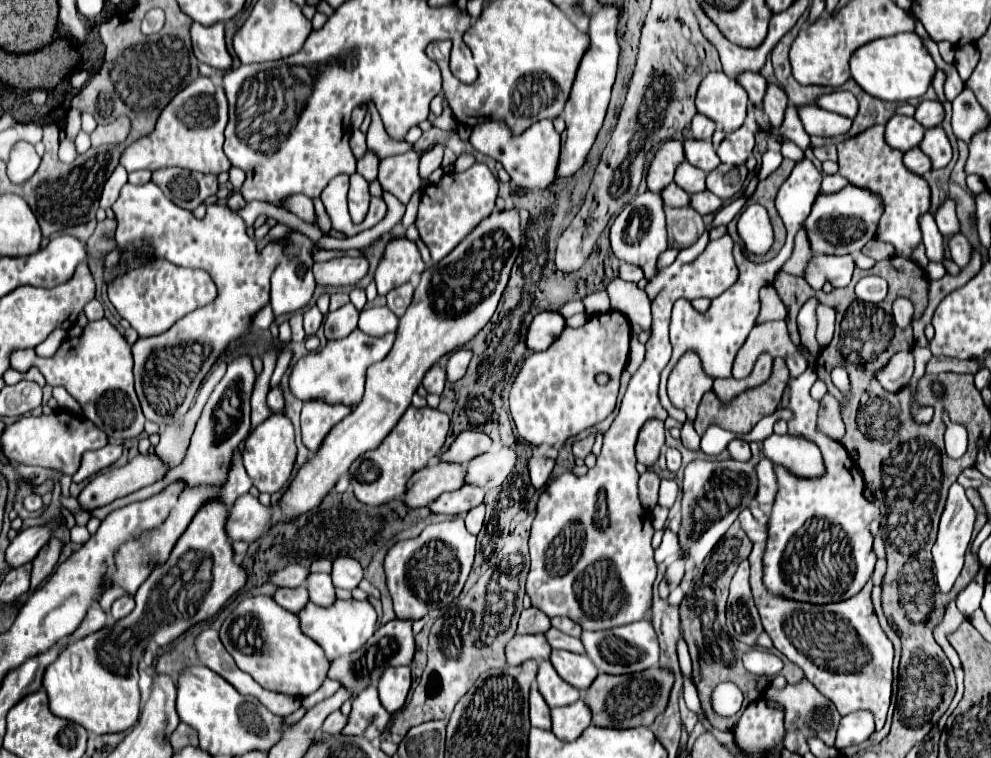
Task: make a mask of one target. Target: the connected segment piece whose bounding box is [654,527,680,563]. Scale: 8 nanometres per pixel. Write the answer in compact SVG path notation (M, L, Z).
M666 527L666 529L664 529L664 539L662 539L662 543L660 543L660 547L654 551L654 559L656 559L656 563L664 563L666 559L674 557L678 551L680 551L678 535L674 535L674 533Z

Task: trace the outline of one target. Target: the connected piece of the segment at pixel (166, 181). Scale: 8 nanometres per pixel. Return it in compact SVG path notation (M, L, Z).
M180 167L154 171L152 183L156 183L170 201L188 211L194 211L206 197L216 195L218 191L216 175L204 175Z

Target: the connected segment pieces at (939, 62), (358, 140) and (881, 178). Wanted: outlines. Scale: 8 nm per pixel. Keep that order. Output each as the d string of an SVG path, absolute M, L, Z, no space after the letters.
M922 40L924 46L930 51L938 69L946 73L946 81L944 81L944 93L946 93L946 99L952 101L956 95L960 95L960 91L964 89L964 81L960 79L958 71L956 71L956 65L954 63L946 63L940 56L937 44L932 40Z
M360 129L352 133L352 137L350 137L350 147L352 147L352 153L356 155L356 159L360 159L362 153L368 149L368 147L366 147L366 135L364 135Z
M876 125L866 129L854 139L848 139L838 145L838 165L840 175L846 177L852 185L868 187L874 193L880 193L884 199L884 215L880 219L876 239L892 243L896 255L912 257L916 245L922 243L920 239L920 215L930 211L930 185L924 177L908 171L904 167L900 151L888 147L884 141L884 127Z

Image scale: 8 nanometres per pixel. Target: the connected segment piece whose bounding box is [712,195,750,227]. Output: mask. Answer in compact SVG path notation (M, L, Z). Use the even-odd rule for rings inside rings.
M740 195L740 197L736 197L732 203L724 205L724 207L716 213L712 225L714 225L714 227L718 227L718 225L728 225L728 223L740 213L740 209L748 203L748 199L750 199L750 195Z

